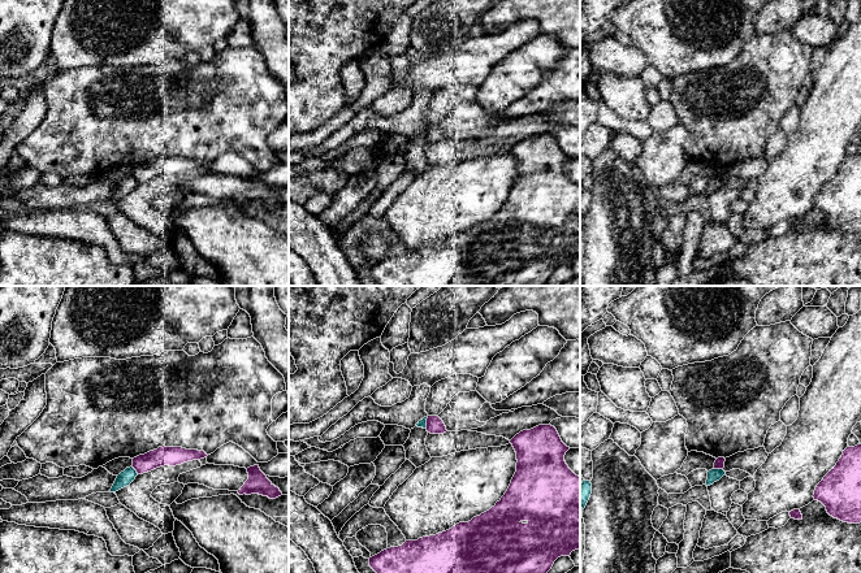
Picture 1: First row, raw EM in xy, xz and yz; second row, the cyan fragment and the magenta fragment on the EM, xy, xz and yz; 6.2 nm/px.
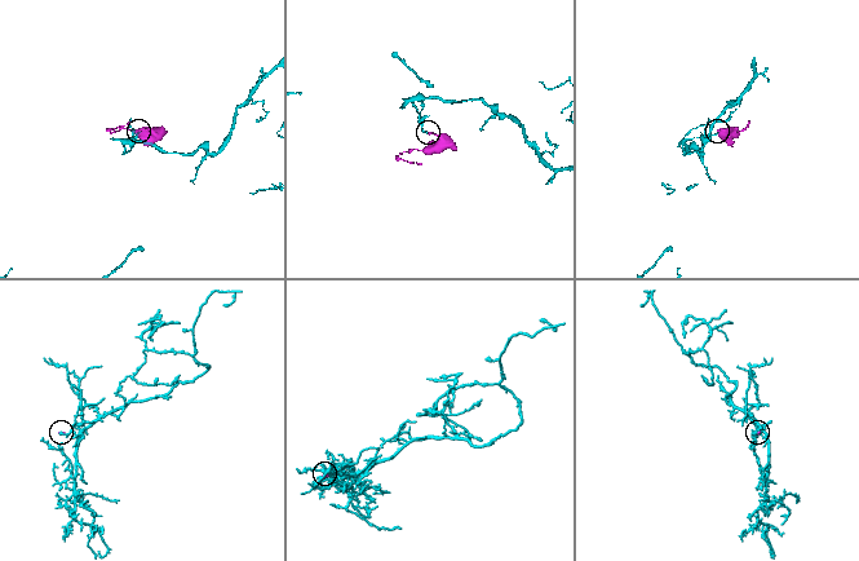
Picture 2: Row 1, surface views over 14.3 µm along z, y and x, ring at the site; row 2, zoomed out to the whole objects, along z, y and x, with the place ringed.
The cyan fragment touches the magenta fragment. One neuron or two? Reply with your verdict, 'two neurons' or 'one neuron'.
two neurons

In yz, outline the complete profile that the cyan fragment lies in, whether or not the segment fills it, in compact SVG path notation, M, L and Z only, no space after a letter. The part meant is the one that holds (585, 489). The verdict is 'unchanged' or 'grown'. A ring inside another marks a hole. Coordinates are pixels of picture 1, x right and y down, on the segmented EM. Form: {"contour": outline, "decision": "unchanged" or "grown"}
{"contour": "M583 481L580 485L580 507L584 509L592 494L590 481Z", "decision": "unchanged"}

